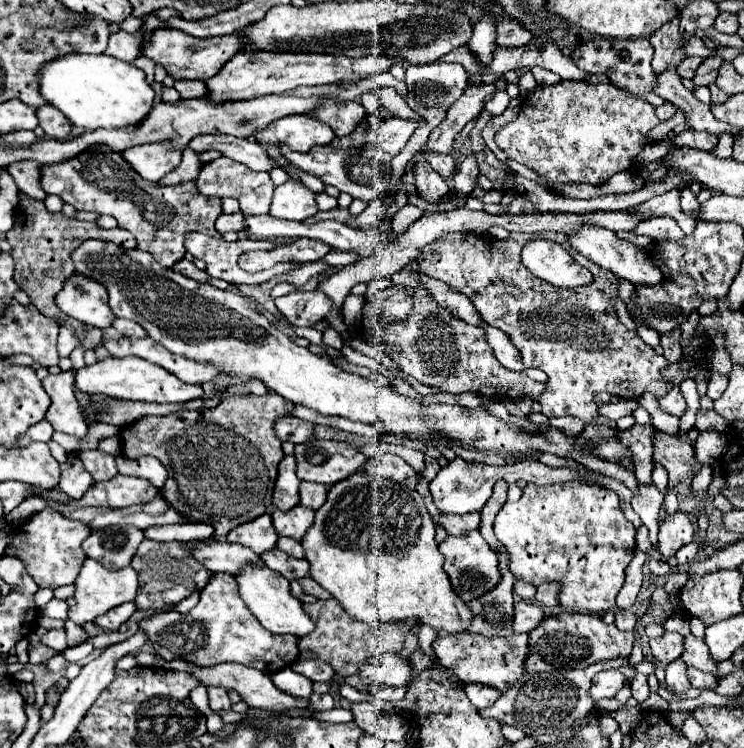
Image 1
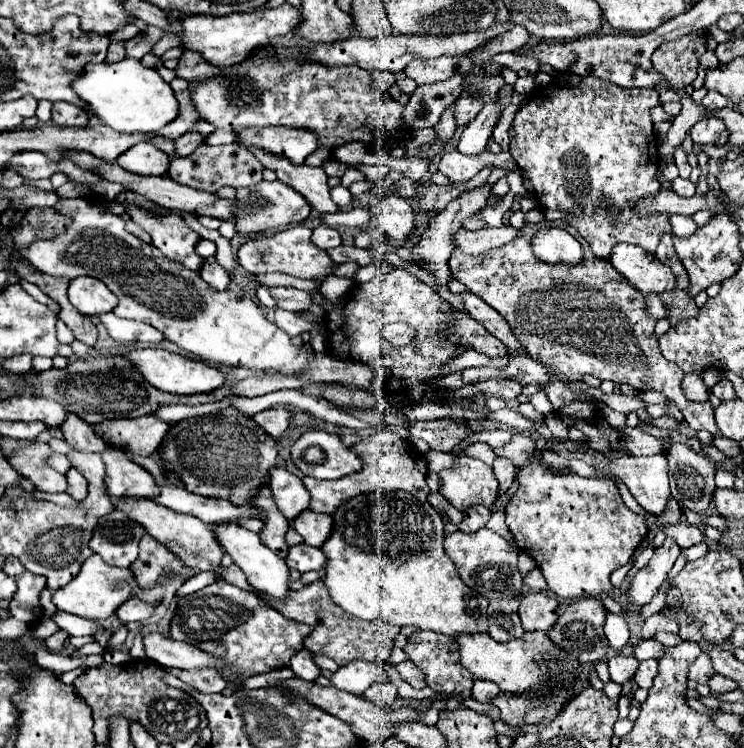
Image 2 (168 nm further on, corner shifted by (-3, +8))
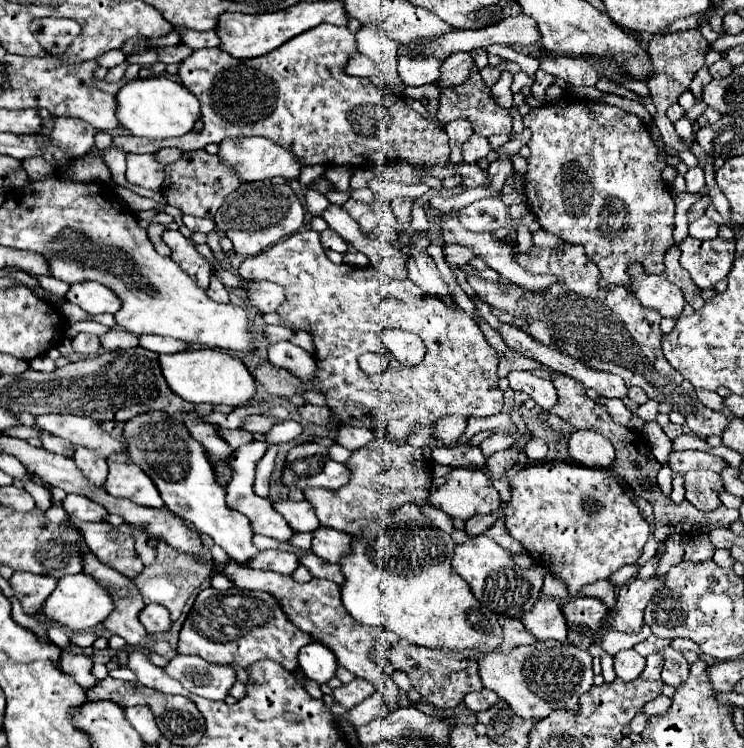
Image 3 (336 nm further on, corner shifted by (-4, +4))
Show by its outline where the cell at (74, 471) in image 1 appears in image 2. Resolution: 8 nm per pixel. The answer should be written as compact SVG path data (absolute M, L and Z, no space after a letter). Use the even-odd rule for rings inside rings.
M71 467L71 469L67 471L67 481L69 481L67 493L69 493L75 501L83 501L85 495L87 495L87 481L85 481L85 477L83 477L75 467Z

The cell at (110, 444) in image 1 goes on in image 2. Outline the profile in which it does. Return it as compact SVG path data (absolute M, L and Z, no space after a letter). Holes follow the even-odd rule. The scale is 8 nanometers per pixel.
M67 411L67 417L59 429L63 437L79 451L105 451L109 447L109 443L103 441L103 437L99 437L95 429L87 421L81 421L81 417L75 413Z

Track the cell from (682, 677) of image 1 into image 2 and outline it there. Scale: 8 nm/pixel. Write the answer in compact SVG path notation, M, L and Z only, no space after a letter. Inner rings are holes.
M701 653L687 669L687 679L695 681L695 683L707 683L707 679L713 675L713 665L711 665L711 659L709 655Z

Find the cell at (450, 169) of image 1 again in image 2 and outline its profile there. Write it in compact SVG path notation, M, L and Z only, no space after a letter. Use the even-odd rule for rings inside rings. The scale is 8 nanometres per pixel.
M485 149L479 155L463 155L459 151L449 151L441 157L437 171L447 175L453 183L459 183L459 181L469 181L473 175L477 175L487 165L501 167L501 169L507 169L507 171L517 167L511 153L497 153L495 155L495 153Z

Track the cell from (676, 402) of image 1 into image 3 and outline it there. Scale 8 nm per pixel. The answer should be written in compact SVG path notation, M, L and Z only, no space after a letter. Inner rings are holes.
M698 389L698 399L708 407L708 409L714 409L714 411L720 411L724 407L722 403L722 397L716 393L716 391L706 391L706 389Z

